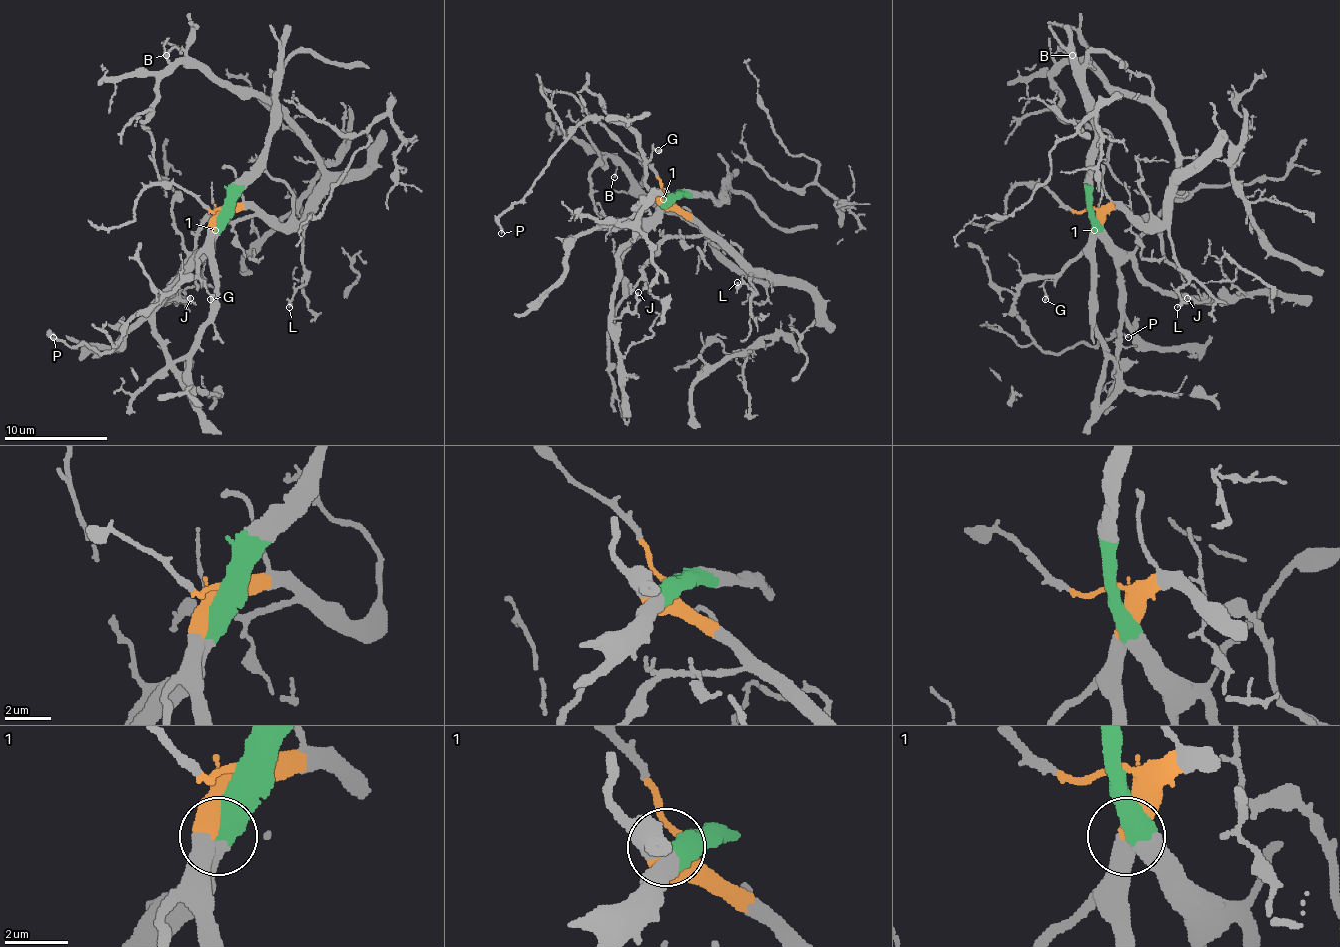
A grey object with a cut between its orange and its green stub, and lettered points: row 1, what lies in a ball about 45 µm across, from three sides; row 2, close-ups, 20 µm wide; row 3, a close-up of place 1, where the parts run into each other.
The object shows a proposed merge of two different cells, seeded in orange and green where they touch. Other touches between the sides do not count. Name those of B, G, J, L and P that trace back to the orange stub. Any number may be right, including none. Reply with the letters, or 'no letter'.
B, G, L, P

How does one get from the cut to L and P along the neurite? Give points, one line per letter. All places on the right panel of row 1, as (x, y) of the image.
L: (1093, 207), (1124, 207), (1144, 223), (1160, 223), (1168, 230), (1173, 259), (1188, 279), (1178, 290), (1178, 308)
P: (1093, 207), (1093, 238), (1057, 274), (1034, 274), (1018, 290), (1013, 313), (1028, 336), (1054, 354), (1129, 336)

